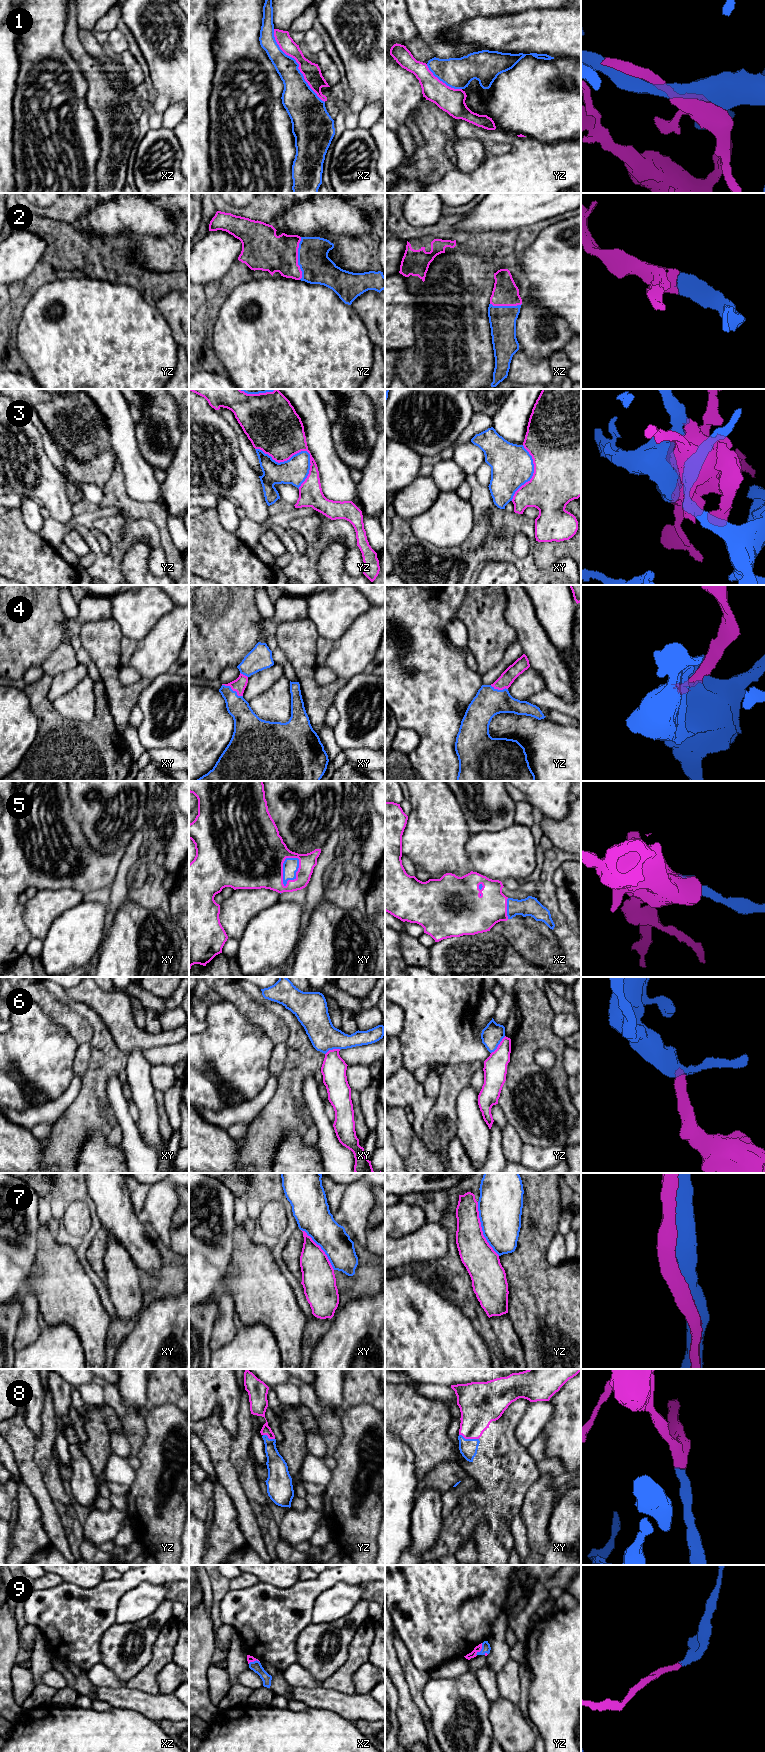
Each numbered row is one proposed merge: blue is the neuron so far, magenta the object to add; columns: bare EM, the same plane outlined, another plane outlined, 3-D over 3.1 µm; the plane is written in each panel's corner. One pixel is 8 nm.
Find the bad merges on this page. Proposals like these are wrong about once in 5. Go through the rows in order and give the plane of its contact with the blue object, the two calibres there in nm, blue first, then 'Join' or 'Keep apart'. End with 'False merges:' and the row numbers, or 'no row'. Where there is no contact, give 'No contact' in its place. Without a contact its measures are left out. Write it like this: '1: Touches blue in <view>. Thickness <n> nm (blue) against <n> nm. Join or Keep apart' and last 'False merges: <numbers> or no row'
1: Touches blue in xz. Thickness 240 nm (blue) against 150 nm. Join
2: Touches blue in yz. Thickness 260 nm (blue) against 300 nm. Join
3: Touches blue in yz. Thickness 220 nm (blue) against 400 nm. Join
4: Touches blue in xy. Thickness 180 nm (blue) against 110 nm. Join
5: Touches blue in xy. Thickness 130 nm (blue) against 280 nm. Join
6: Touches blue in yz. Thickness 170 nm (blue) against 190 nm. Keep apart
7: Touches blue in yz. Thickness 360 nm (blue) against 260 nm. Join
8: Touches blue in xy. Thickness 150 nm (blue) against 280 nm. Join
9: Touches blue in yz. Thickness 70 nm (blue) against 50 nm. Join
False merges: 6

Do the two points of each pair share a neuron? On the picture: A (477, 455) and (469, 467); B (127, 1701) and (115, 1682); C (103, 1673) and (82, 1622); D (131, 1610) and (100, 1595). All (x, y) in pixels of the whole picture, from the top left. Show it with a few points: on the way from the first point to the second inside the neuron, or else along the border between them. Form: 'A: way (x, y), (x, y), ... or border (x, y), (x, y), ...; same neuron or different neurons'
A: way (474, 458), (470, 464); same neuron
B: border (95, 1685), (125, 1686); different neurons
C: border (100, 1662), (87, 1671); different neurons
D: border (134, 1587), (128, 1590), (119, 1601), (114, 1622); different neurons

